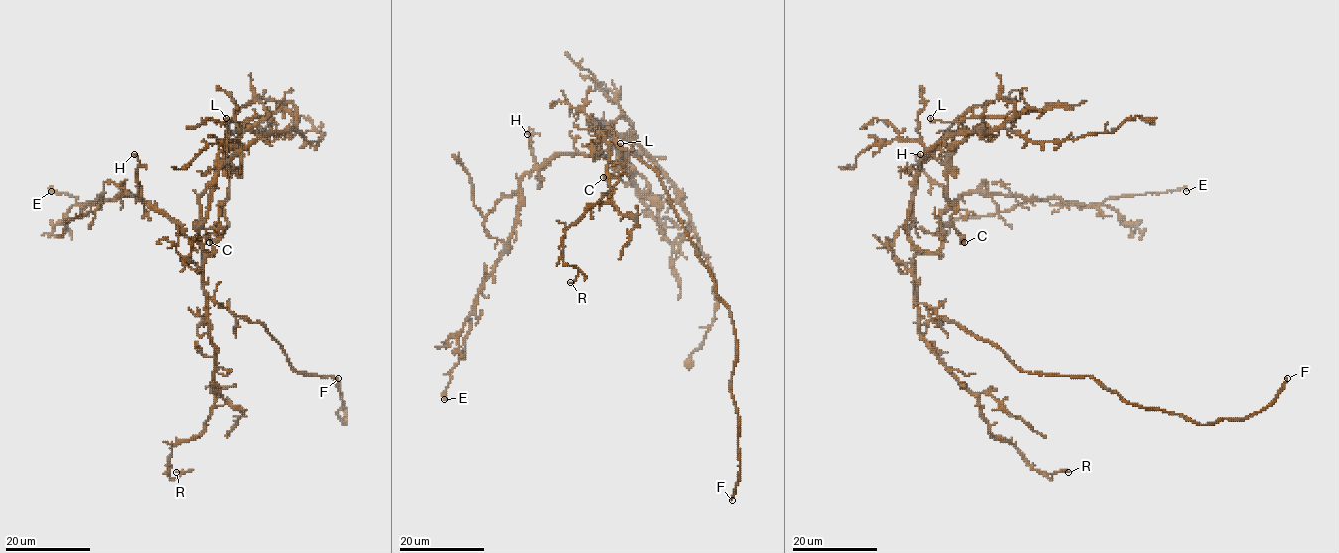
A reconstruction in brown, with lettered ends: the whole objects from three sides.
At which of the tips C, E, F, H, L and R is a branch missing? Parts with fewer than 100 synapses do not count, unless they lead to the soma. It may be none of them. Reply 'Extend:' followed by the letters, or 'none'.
Extend: F

